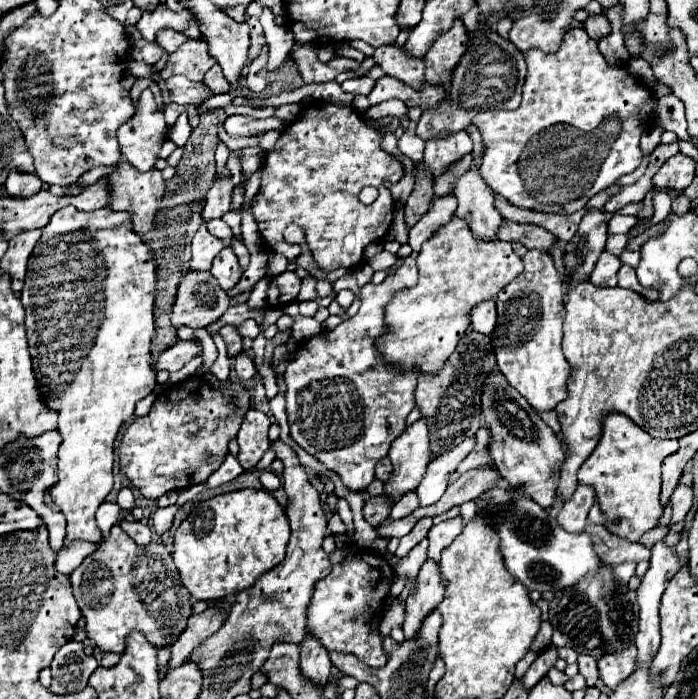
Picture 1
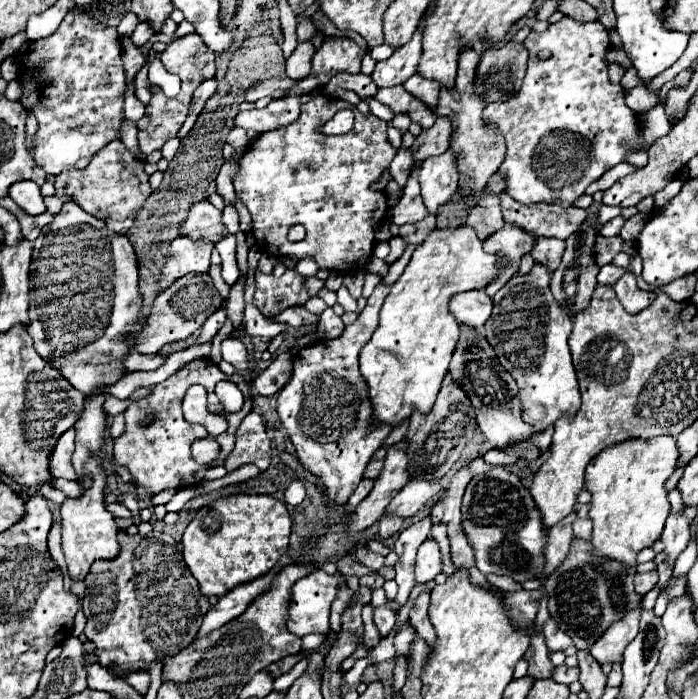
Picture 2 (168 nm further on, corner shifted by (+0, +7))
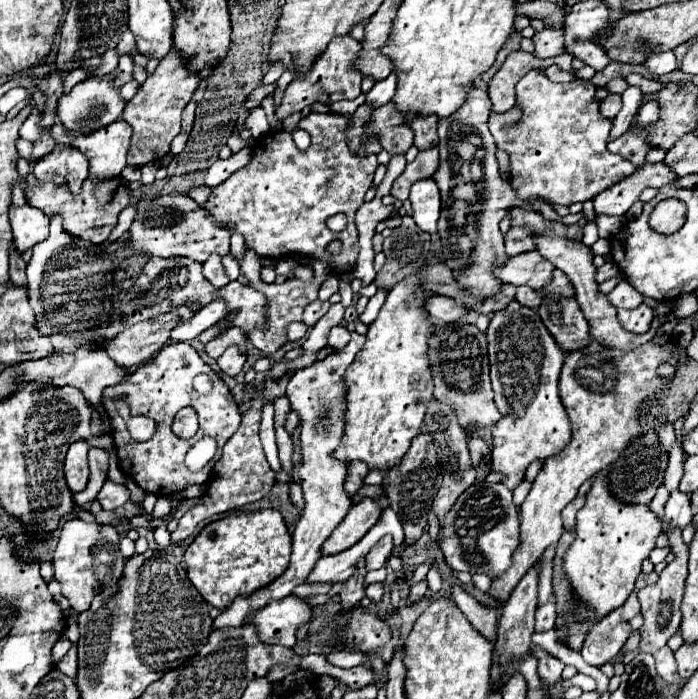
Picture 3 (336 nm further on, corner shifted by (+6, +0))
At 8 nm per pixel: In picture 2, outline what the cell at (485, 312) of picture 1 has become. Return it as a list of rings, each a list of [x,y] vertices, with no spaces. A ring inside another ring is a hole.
[[[484,290],[460,292],[452,298],[450,310],[460,324],[480,328],[492,314],[492,298]]]

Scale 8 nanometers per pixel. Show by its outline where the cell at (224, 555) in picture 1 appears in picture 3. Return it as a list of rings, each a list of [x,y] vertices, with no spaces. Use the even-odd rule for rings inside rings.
[[[276,509],[238,511],[206,525],[186,549],[188,579],[214,607],[226,609],[234,597],[248,597],[286,571],[292,553],[292,537]]]

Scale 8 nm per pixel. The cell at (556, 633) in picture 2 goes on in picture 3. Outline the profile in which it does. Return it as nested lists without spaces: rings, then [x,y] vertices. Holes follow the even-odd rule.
[[[552,593],[550,599],[536,611],[536,631],[554,629],[554,621],[556,621],[556,597]]]

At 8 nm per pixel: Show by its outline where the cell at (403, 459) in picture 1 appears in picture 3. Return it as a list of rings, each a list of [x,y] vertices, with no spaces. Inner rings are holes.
[[[364,497],[362,503],[358,503],[350,509],[350,513],[344,517],[342,525],[338,525],[338,529],[334,529],[334,533],[328,537],[326,545],[322,545],[322,555],[334,555],[334,553],[340,553],[340,551],[356,545],[362,539],[362,535],[366,535],[376,525],[378,515],[380,515],[378,503]]]

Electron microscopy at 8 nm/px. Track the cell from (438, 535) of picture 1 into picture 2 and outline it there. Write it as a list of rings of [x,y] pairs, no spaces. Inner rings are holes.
[[[428,538],[424,544],[418,548],[416,556],[416,580],[418,582],[428,582],[436,574],[442,572],[442,554],[438,548],[438,542]]]

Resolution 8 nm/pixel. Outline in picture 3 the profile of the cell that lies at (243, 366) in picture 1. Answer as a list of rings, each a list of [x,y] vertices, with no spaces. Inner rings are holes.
[[[228,347],[220,357],[218,357],[218,367],[220,367],[220,371],[222,373],[226,373],[228,377],[236,377],[240,371],[242,371],[242,367],[244,367],[244,363],[246,363],[246,355],[238,349],[238,347]]]

